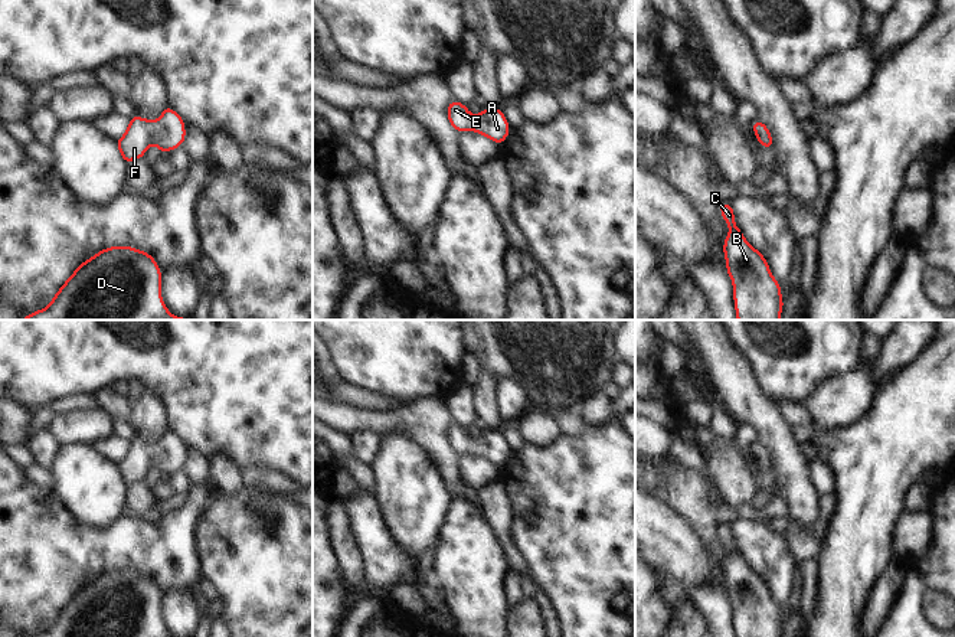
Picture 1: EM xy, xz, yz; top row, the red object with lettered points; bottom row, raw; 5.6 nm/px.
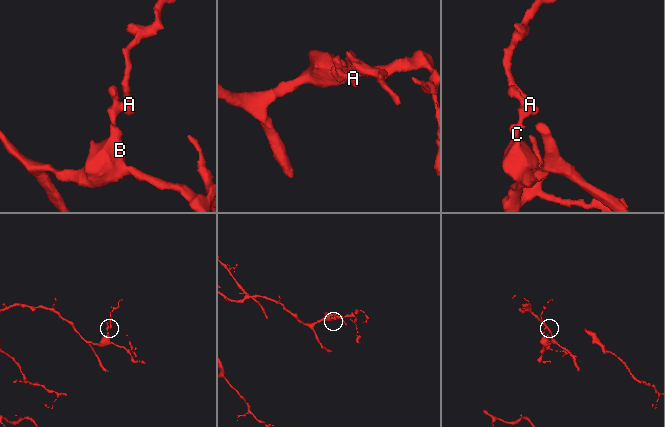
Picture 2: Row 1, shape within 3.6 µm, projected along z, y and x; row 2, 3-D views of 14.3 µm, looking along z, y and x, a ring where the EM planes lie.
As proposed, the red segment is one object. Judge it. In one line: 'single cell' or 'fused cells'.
single cell

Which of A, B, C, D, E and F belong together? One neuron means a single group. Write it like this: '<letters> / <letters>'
A B C D E F

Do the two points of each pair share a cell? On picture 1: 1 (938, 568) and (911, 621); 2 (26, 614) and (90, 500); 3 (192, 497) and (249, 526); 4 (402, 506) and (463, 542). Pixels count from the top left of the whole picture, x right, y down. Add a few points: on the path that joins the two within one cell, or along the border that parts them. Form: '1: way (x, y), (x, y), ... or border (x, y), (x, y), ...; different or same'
1: way (925, 581), (911, 595), (911, 608); same
2: border (55, 497), (79, 523), (104, 528), (113, 522); different
3: border (212, 493), (200, 513), (193, 536); different
4: border (451, 499), (434, 548); different

